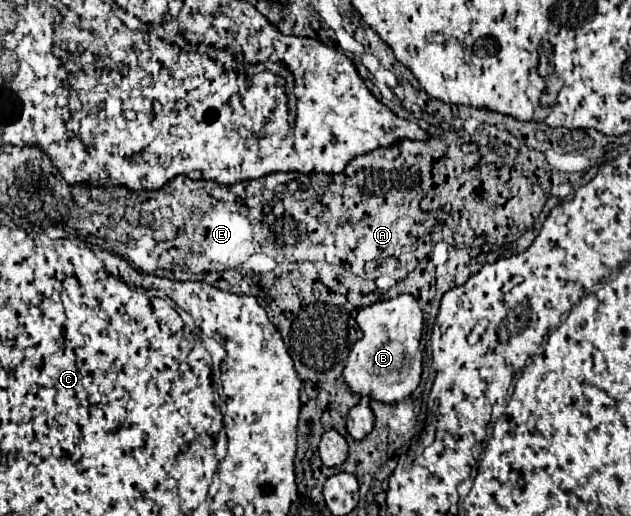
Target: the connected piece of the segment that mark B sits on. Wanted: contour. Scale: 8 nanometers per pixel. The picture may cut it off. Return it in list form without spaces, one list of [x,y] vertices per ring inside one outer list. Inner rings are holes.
[[[400,294],[398,298],[366,306],[358,312],[356,324],[364,336],[350,348],[338,382],[346,384],[354,394],[368,396],[384,404],[396,404],[408,398],[416,390],[422,374],[422,354],[418,344],[424,318],[416,298]]]

